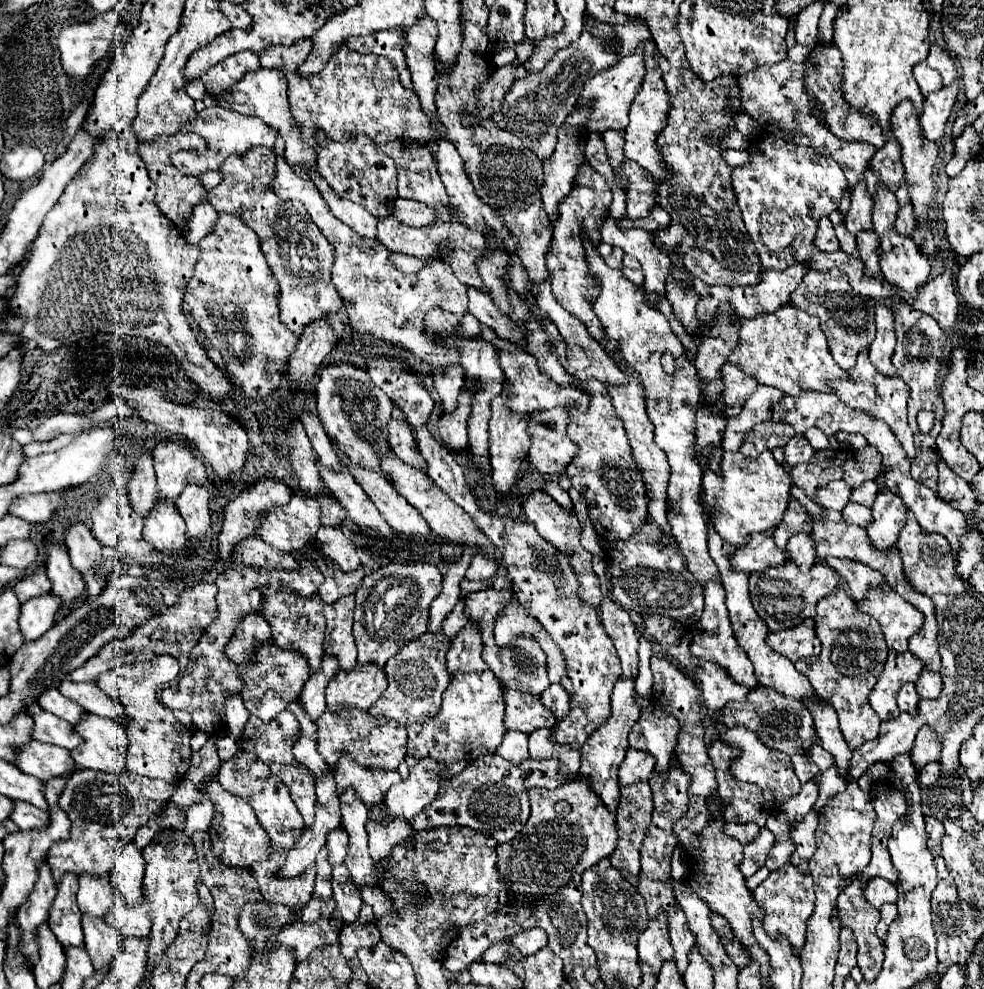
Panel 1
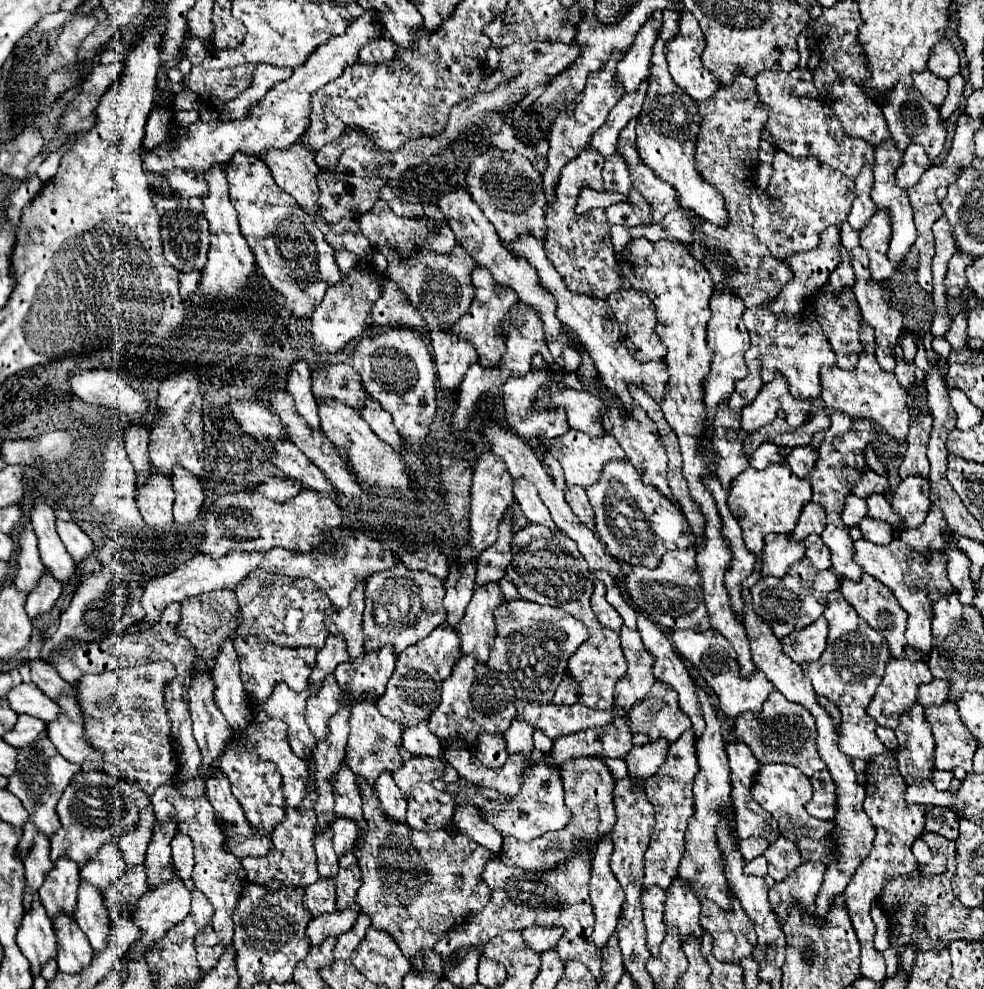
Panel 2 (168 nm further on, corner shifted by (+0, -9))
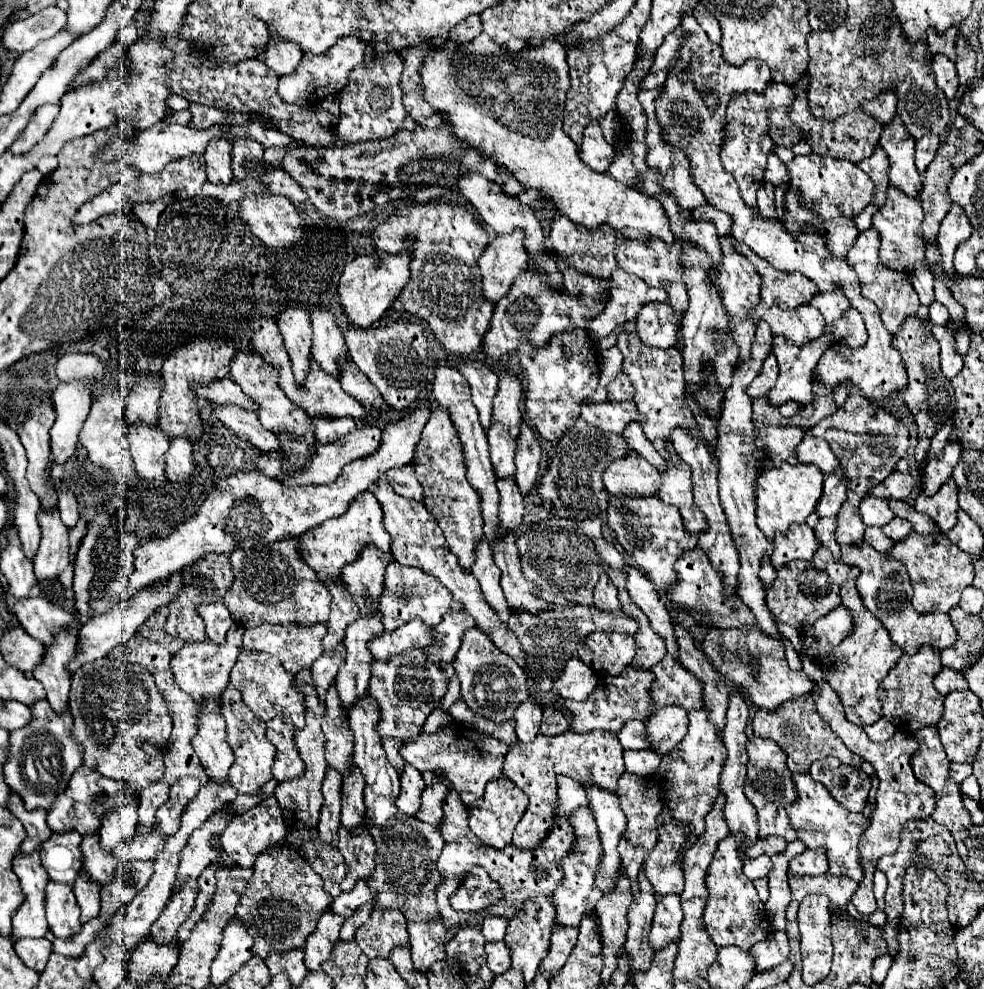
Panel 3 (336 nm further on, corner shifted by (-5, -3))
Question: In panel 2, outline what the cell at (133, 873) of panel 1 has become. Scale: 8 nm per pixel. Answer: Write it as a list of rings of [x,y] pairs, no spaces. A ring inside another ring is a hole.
[[[146,806],[146,810],[142,810],[142,814],[140,814],[138,826],[132,832],[120,836],[124,862],[128,868],[142,864],[142,858],[144,858],[148,842],[150,842],[150,826],[154,826],[154,822],[156,822],[154,808]]]

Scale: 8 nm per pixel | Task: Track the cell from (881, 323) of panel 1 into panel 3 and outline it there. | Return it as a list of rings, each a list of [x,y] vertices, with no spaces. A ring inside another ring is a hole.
[[[869,228],[869,230],[865,230],[857,236],[857,242],[853,244],[853,248],[847,254],[847,262],[859,276],[861,294],[877,304],[885,328],[891,334],[895,334],[901,328],[903,320],[907,320],[909,316],[913,316],[917,312],[921,302],[917,298],[915,288],[911,286],[911,282],[905,276],[901,276],[897,272],[891,272],[889,268],[883,268],[883,264],[877,258],[877,250],[879,250],[879,234],[875,232],[875,228]]]

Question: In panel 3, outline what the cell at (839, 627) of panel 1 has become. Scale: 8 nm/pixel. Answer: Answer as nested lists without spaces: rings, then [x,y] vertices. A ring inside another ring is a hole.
[[[853,580],[843,582],[839,596],[841,596],[841,604],[851,612],[853,630],[839,646],[833,648],[833,652],[829,654],[833,658],[823,658],[817,664],[825,672],[825,682],[839,694],[847,720],[857,726],[867,726],[881,718],[881,700],[877,696],[877,688],[881,680],[889,674],[889,670],[897,664],[903,650],[891,640],[883,624],[863,606]]]

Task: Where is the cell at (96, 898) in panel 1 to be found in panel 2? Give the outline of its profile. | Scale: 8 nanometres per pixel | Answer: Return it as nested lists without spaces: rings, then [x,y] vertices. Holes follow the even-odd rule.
[[[110,838],[98,854],[80,870],[80,878],[98,886],[102,894],[108,894],[112,884],[120,878],[126,864],[122,858],[122,850],[118,846],[118,838]]]

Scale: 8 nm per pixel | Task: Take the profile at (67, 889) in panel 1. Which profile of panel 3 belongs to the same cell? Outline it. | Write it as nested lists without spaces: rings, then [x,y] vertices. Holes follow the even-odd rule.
[[[53,834],[41,846],[41,864],[49,874],[49,880],[73,886],[83,864],[83,856],[79,850],[81,834]]]

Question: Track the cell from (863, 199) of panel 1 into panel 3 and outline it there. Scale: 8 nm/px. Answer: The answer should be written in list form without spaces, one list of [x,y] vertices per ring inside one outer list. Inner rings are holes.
[[[877,148],[873,152],[871,158],[861,160],[859,168],[871,176],[871,180],[875,182],[875,194],[871,204],[881,208],[883,200],[887,200],[887,188],[889,188],[889,180],[887,180],[887,154],[883,152],[883,148]]]

